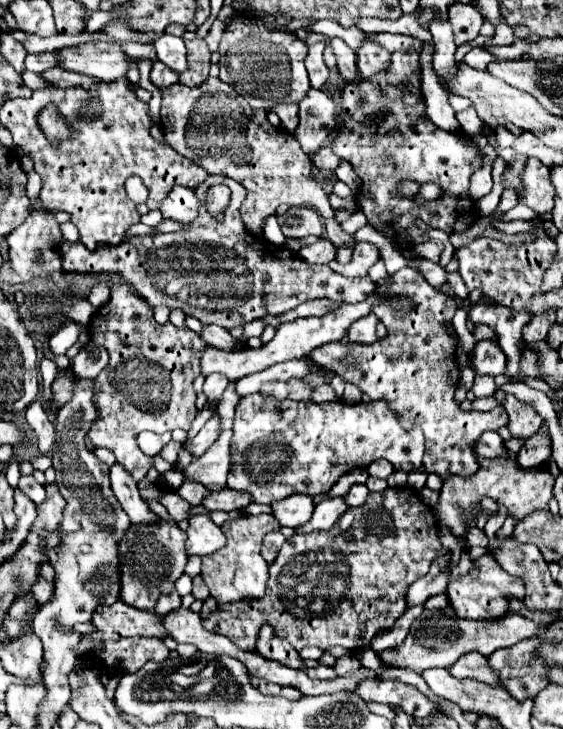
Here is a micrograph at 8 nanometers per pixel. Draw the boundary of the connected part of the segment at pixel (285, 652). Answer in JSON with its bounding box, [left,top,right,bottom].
[257,627,303,669]

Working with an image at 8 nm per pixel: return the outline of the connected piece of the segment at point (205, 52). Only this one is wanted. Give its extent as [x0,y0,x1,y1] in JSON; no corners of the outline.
[179,39,211,87]

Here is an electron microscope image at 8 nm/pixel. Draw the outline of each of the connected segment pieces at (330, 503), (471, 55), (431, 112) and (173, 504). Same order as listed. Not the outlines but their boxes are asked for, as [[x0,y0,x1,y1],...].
[[297,497,347,533],[465,49,495,69],[420,41,461,131],[163,491,191,521]]

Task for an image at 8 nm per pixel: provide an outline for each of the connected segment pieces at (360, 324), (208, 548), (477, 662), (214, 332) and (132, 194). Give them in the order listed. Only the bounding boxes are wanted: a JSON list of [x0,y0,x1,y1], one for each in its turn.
[[349,315,379,343],[187,515,225,557],[449,651,497,685],[201,327,237,351],[125,176,148,205]]

